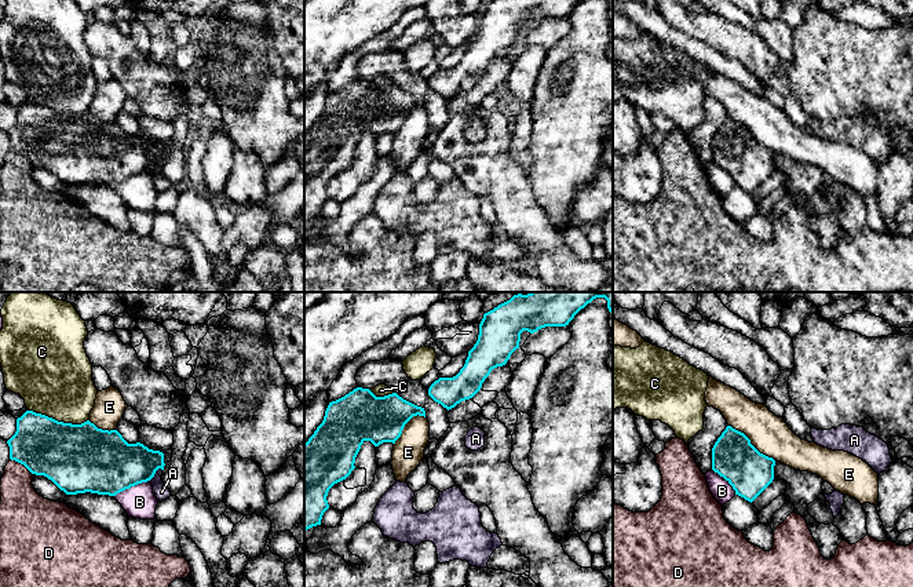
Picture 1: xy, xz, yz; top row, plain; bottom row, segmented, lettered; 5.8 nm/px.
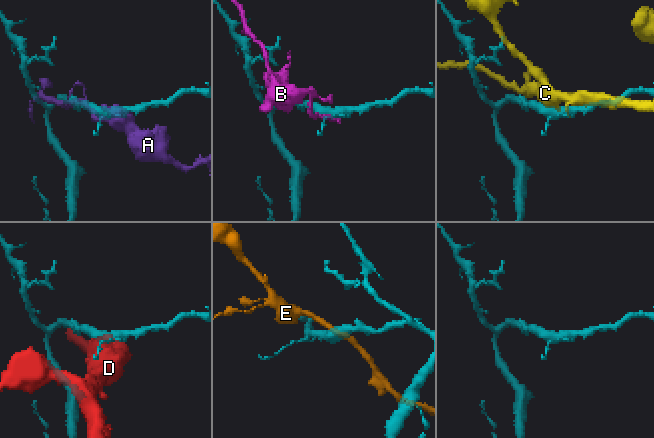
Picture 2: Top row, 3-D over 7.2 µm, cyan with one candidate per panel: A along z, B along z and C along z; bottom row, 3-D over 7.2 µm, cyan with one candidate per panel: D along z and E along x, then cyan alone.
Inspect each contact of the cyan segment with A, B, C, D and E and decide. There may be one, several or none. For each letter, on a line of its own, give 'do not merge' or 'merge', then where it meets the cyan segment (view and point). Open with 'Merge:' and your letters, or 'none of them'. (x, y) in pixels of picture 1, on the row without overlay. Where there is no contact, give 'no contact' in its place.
Merge: none of them
A: do not merge; meets cyan in xy at (154, 164)
B: do not merge; meets cyan in xy at (131, 177)
C: do not merge; meets cyan in xy at (59, 113)
D: do not merge; meets cyan in xy at (21, 155)
E: do not merge; meets cyan in yz at (749, 134)

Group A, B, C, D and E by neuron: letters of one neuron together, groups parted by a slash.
A / B / C / D / E

